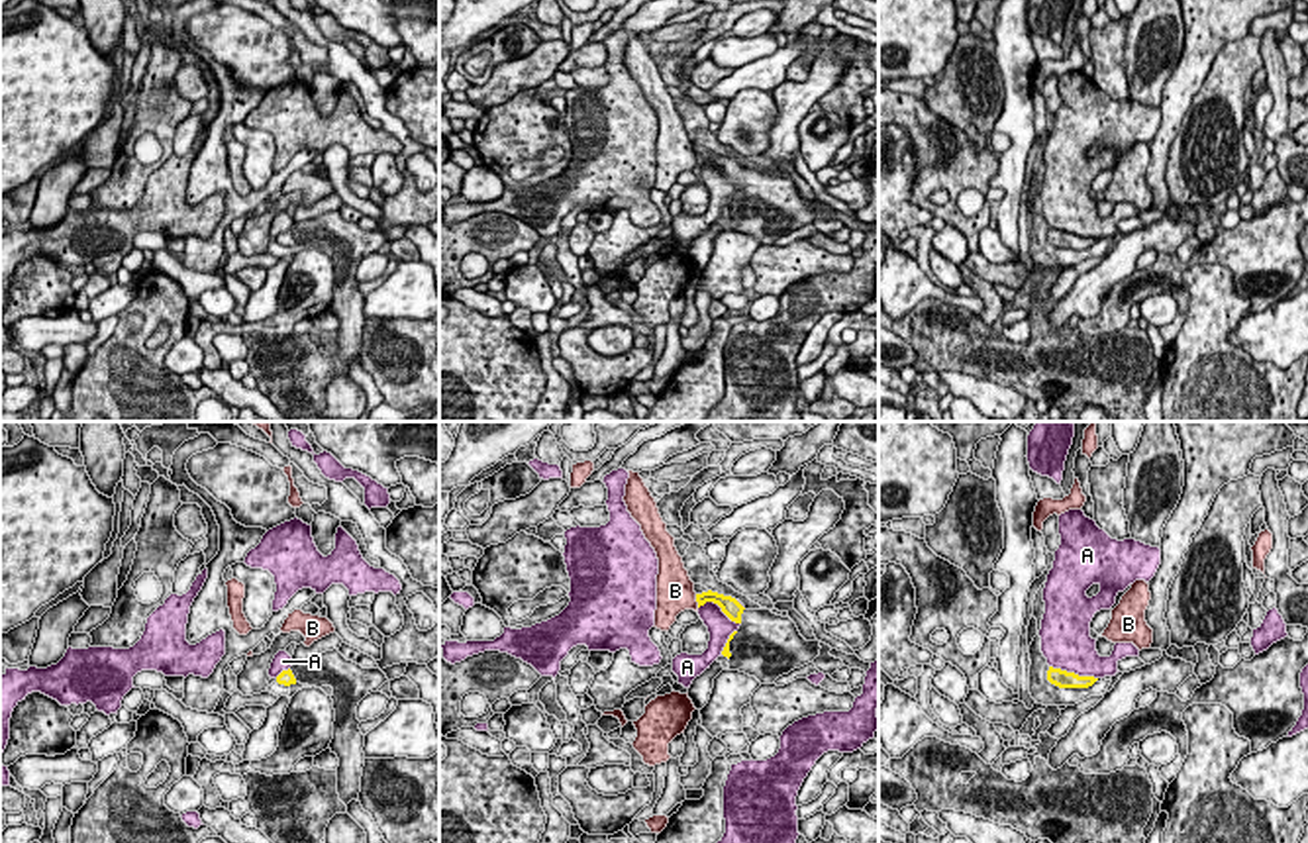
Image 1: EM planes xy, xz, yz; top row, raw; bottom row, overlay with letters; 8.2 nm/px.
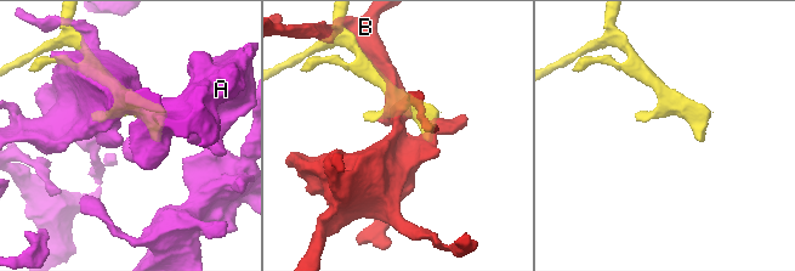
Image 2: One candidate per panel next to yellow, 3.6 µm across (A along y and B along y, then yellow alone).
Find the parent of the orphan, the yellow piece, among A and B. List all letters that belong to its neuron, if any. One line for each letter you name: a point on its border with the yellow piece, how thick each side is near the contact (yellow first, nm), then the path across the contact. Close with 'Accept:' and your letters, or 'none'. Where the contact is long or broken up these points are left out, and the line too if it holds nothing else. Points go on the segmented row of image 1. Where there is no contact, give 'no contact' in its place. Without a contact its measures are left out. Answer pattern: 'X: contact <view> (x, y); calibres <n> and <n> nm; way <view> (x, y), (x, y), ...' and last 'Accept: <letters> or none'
Accept: none

